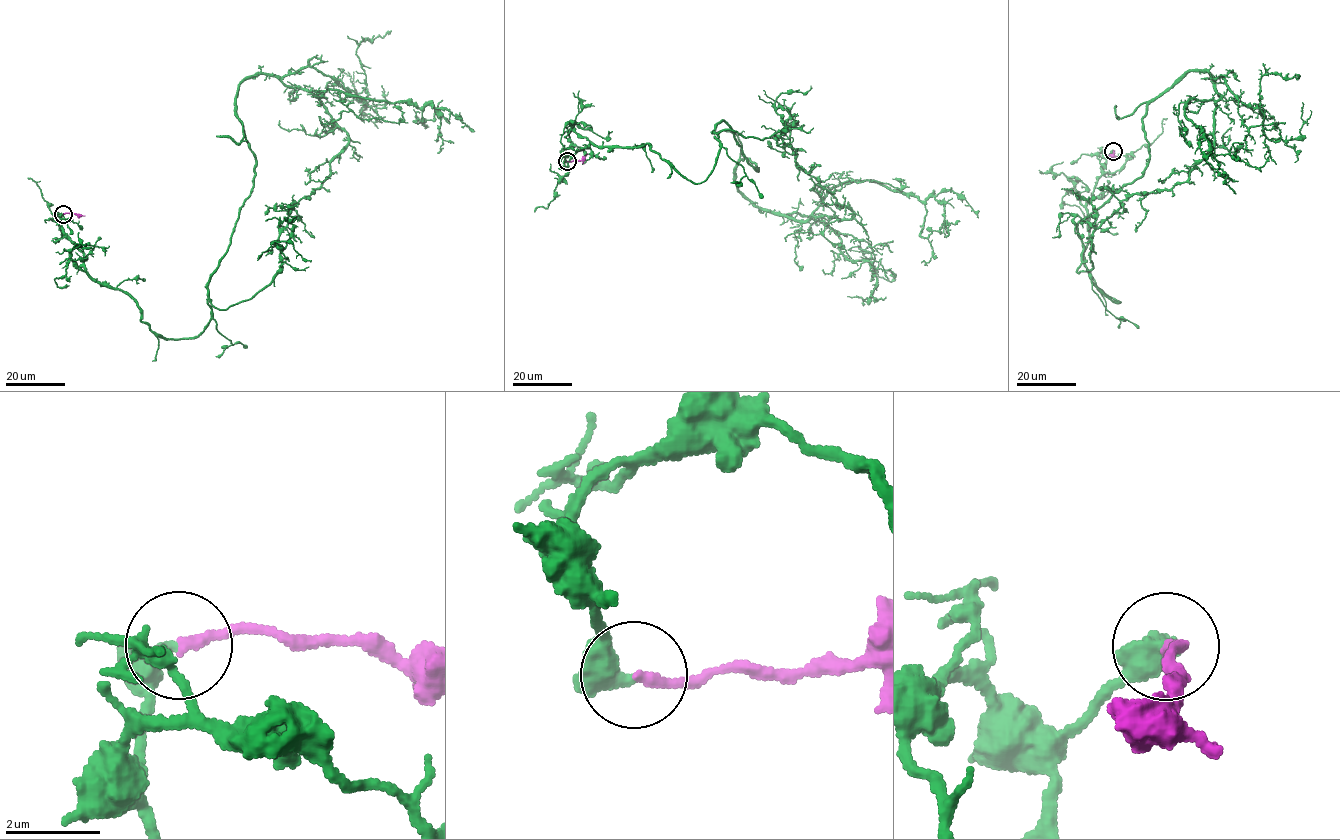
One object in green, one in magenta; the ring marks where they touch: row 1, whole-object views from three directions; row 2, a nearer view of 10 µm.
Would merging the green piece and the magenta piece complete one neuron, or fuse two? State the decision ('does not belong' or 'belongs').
belongs

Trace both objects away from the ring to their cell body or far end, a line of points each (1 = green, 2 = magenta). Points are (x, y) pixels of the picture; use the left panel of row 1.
1: (63, 214), (87, 273), (192, 339), (208, 299), (271, 282), (349, 142), (312, 91), (417, 123), (443, 100)
2: (63, 214), (84, 216)

